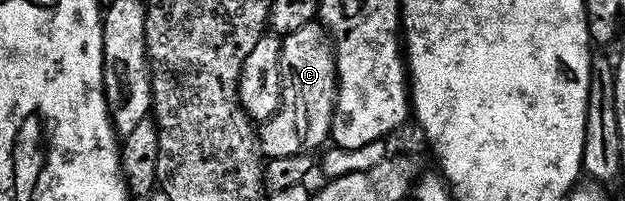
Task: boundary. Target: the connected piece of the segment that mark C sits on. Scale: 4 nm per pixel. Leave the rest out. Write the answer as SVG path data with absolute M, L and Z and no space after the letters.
M311 22L300 26L300 30L292 30L291 32L285 33L281 37L282 49L280 50L280 78L282 79L282 97L280 98L280 107L276 110L276 114L272 114L272 118L265 121L261 125L260 131L258 132L258 142L260 145L260 151L263 157L269 158L271 156L301 156L303 154L313 153L313 148L318 148L322 143L327 143L330 135L330 123L332 122L332 114L336 107L336 101L338 98L338 82L336 70L336 62L334 61L334 49L332 47L332 41L325 28L322 27L321 23Z

